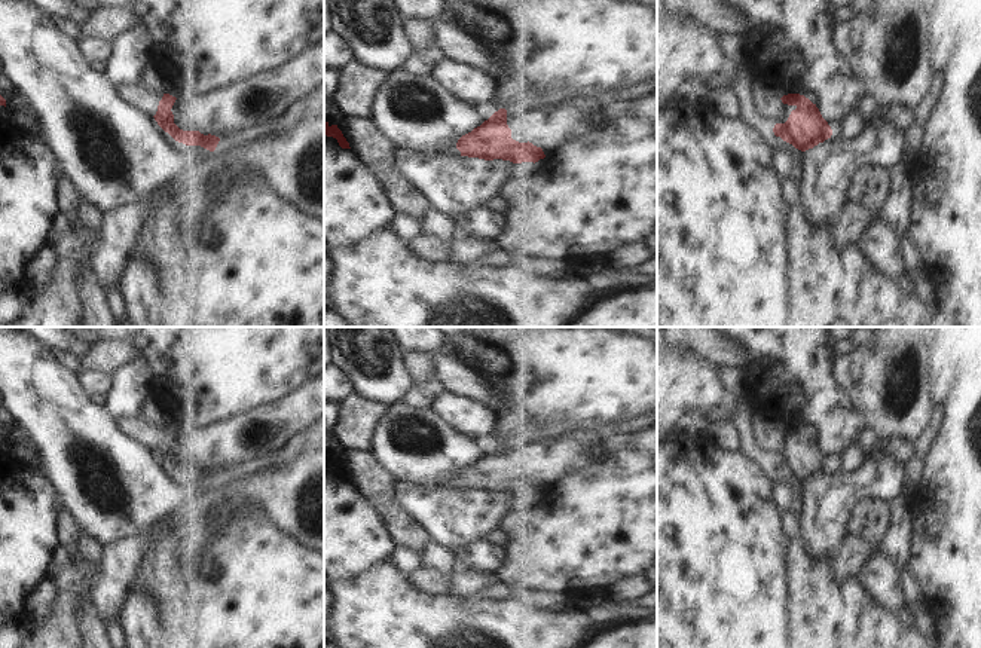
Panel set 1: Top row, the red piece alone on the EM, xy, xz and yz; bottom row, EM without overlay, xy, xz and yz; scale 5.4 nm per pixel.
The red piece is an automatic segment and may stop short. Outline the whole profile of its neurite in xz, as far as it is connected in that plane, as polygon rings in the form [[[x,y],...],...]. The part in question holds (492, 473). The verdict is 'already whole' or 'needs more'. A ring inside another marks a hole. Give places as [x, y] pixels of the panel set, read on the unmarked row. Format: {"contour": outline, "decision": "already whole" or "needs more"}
{"contour": [[[562,430],[541,435],[528,432],[508,434],[504,441],[495,444],[480,459],[462,468],[456,476],[456,482],[461,489],[468,490],[535,496],[566,477],[605,461],[609,455],[612,453],[602,450],[602,437],[592,430],[574,430],[571,435],[565,435]]], "decision": "needs more"}

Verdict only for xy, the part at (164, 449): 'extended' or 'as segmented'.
extended

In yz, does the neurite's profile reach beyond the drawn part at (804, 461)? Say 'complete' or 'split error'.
split error

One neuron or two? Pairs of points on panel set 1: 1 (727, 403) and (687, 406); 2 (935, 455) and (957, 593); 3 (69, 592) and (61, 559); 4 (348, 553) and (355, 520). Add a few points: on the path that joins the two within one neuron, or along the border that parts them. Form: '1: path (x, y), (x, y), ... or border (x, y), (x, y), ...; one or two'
1: path (717, 403), (697, 403); one
2: path (960, 489), (960, 559); one
3: border (70, 558), (52, 581); two
4: path (348, 546), (348, 528); one

